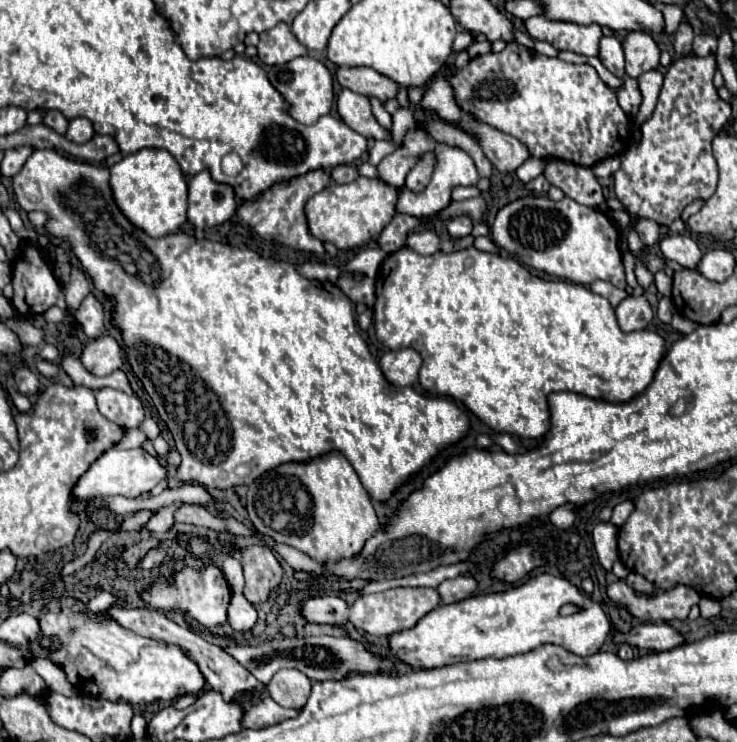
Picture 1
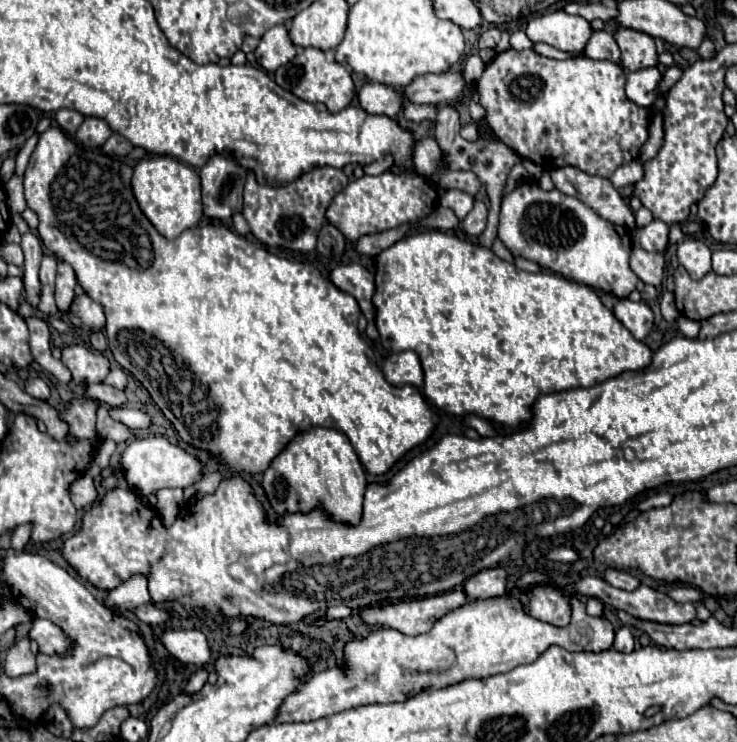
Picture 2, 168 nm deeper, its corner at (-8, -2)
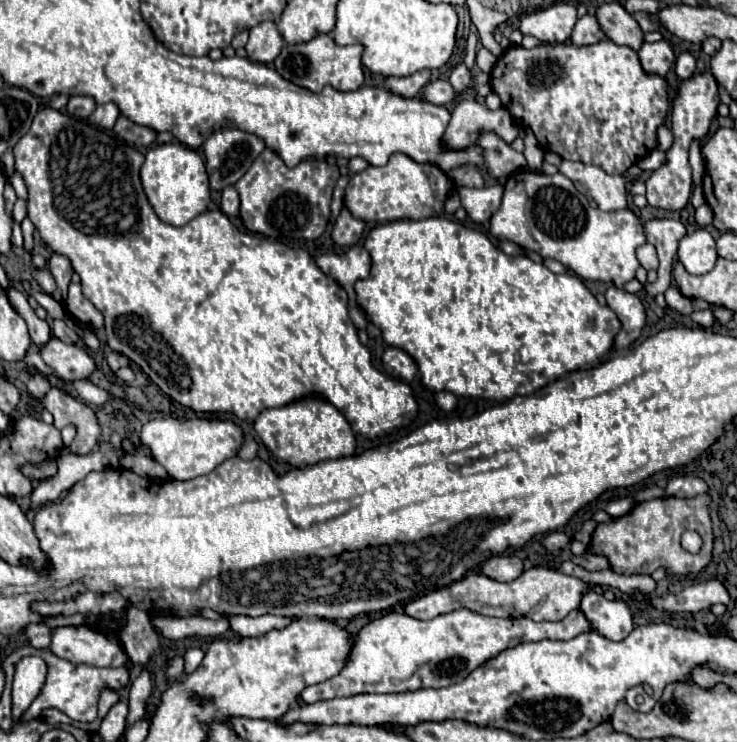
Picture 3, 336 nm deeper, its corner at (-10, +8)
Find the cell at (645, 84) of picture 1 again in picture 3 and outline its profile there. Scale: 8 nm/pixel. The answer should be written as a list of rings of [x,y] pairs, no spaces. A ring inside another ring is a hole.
[[[689,52],[679,54],[675,62],[675,72],[679,78],[689,78],[695,72],[695,58]]]

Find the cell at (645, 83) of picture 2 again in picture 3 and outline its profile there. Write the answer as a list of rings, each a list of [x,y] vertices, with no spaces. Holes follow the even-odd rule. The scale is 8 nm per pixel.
[[[661,40],[655,44],[645,42],[639,50],[639,60],[641,60],[641,66],[647,74],[665,76],[675,62],[675,54],[673,54],[667,40]]]

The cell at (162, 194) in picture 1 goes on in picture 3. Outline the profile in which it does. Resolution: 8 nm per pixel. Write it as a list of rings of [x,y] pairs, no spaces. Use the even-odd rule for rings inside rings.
[[[177,142],[153,146],[145,154],[145,162],[141,166],[141,182],[155,214],[171,226],[183,226],[205,212],[211,198],[209,180],[201,156],[195,150]]]

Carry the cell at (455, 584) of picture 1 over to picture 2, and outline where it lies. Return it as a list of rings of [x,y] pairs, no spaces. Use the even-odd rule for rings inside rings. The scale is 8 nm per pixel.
[[[501,566],[487,568],[471,576],[465,584],[463,590],[469,600],[487,600],[487,598],[497,598],[505,594],[507,586],[507,572]]]

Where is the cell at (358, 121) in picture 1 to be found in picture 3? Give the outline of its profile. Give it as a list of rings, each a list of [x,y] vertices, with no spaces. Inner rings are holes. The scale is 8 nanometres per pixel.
[[[423,70],[423,72],[415,72],[411,76],[405,76],[405,78],[385,78],[383,86],[389,90],[389,92],[395,92],[397,96],[415,96],[419,94],[419,90],[429,82],[429,70]]]

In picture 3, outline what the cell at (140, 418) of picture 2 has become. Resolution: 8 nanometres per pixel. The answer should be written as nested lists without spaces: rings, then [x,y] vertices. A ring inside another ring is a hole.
[[[47,376],[47,380],[51,382],[51,386],[57,386],[57,388],[61,388],[67,394],[79,396],[81,400],[91,402],[91,404],[97,404],[97,406],[101,406],[101,404],[105,404],[109,400],[109,394],[105,390],[97,388],[95,384],[91,384],[89,380],[75,380],[71,384],[63,384],[61,380],[57,380],[53,376]]]

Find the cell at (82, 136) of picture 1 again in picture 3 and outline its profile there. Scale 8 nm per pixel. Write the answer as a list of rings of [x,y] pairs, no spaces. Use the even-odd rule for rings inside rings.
[[[109,102],[109,104],[97,106],[95,112],[89,116],[89,122],[93,126],[97,126],[97,128],[109,130],[109,128],[113,128],[113,124],[115,124],[117,118],[119,118],[119,108],[113,102]]]

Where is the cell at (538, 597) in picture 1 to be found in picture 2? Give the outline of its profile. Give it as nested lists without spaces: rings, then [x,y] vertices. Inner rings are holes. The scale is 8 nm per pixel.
[[[529,572],[509,594],[489,600],[471,600],[437,620],[427,634],[405,636],[393,628],[377,628],[369,632],[367,638],[349,640],[343,648],[343,664],[313,674],[303,686],[289,694],[275,722],[309,722],[365,704],[405,702],[425,688],[445,688],[469,678],[489,678],[509,672],[519,664],[535,662],[553,644],[569,652],[609,650],[615,634],[611,622],[607,618],[589,616],[585,604],[575,596],[571,598],[571,624],[565,628],[539,622],[523,610],[519,594],[545,582],[547,578],[543,574]]]

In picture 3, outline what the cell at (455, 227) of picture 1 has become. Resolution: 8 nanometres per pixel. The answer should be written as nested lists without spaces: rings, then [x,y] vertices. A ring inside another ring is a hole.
[[[493,184],[485,188],[459,188],[461,204],[473,222],[487,222],[501,204],[503,186]]]

